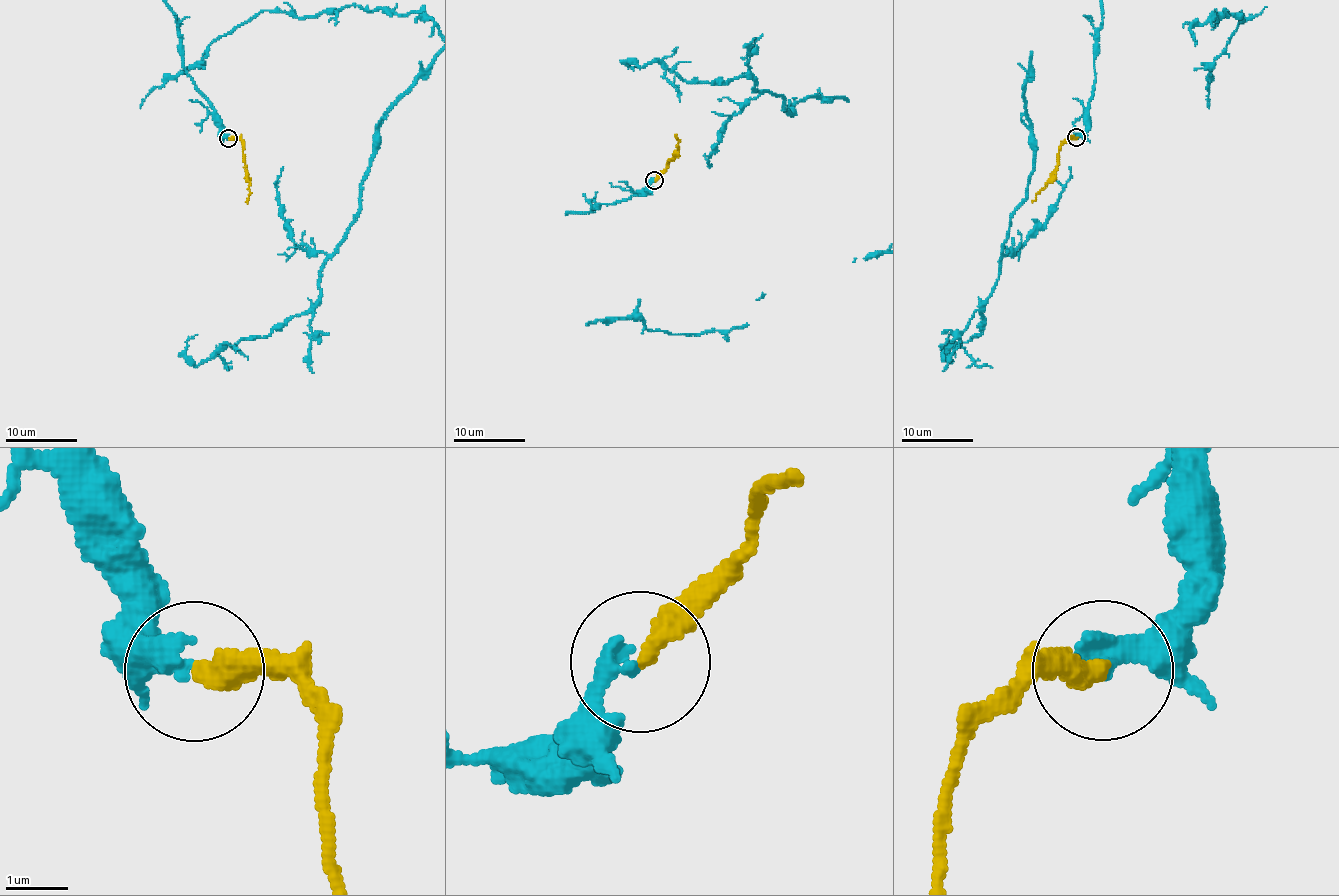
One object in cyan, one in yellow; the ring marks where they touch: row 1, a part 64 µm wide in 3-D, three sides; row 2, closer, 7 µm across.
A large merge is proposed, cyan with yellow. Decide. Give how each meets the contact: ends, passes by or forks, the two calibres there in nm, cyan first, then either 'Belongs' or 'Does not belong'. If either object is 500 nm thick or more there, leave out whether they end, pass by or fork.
At the ring cyan ends. At the ring yellow ends. Thickness 280 nm (cyan) against 360 nm. Belongs

